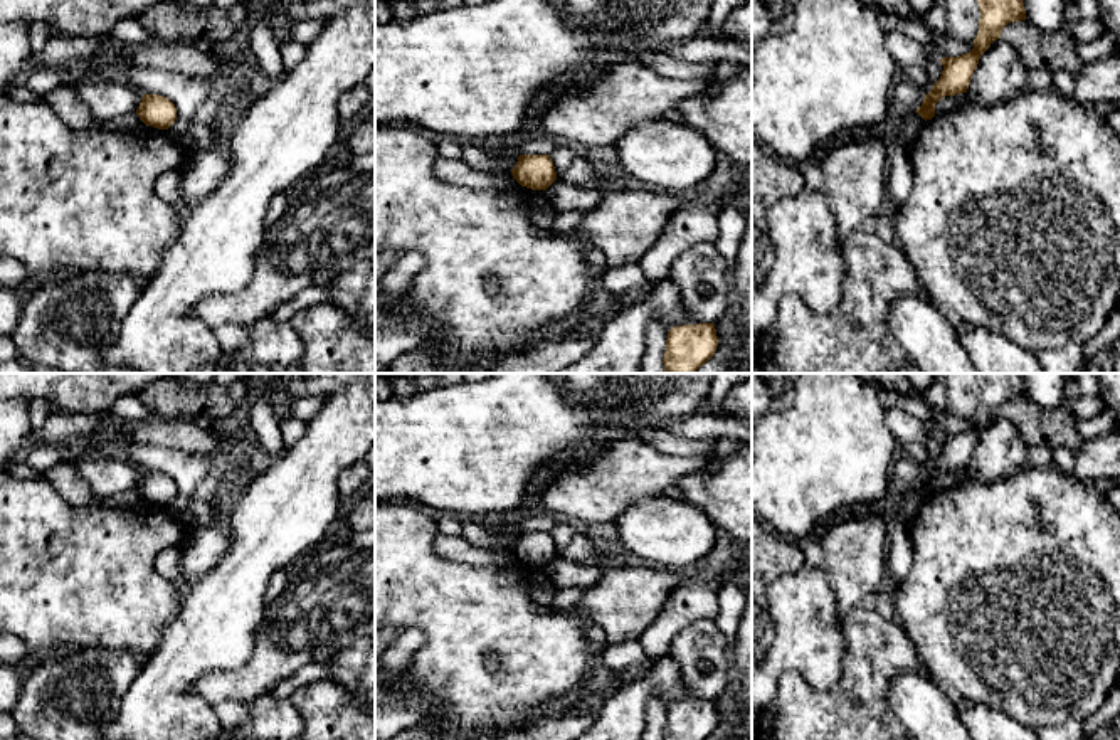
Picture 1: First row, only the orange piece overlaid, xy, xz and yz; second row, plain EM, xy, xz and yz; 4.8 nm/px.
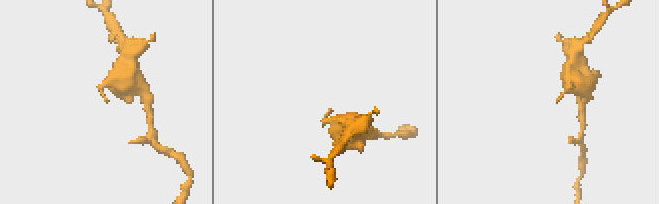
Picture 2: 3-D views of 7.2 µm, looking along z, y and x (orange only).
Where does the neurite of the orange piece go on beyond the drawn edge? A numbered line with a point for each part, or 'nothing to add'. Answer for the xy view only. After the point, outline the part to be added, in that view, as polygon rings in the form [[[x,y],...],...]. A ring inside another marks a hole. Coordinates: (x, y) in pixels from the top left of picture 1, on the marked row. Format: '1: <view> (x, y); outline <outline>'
nothing to add

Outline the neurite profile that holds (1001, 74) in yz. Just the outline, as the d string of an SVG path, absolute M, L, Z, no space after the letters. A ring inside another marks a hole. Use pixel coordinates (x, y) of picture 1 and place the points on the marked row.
M997 39L979 59L967 94L980 104L996 104L1028 89L1028 67L1014 47Z

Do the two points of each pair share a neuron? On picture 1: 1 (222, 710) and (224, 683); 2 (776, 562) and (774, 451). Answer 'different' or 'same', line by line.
1: different
2: different

